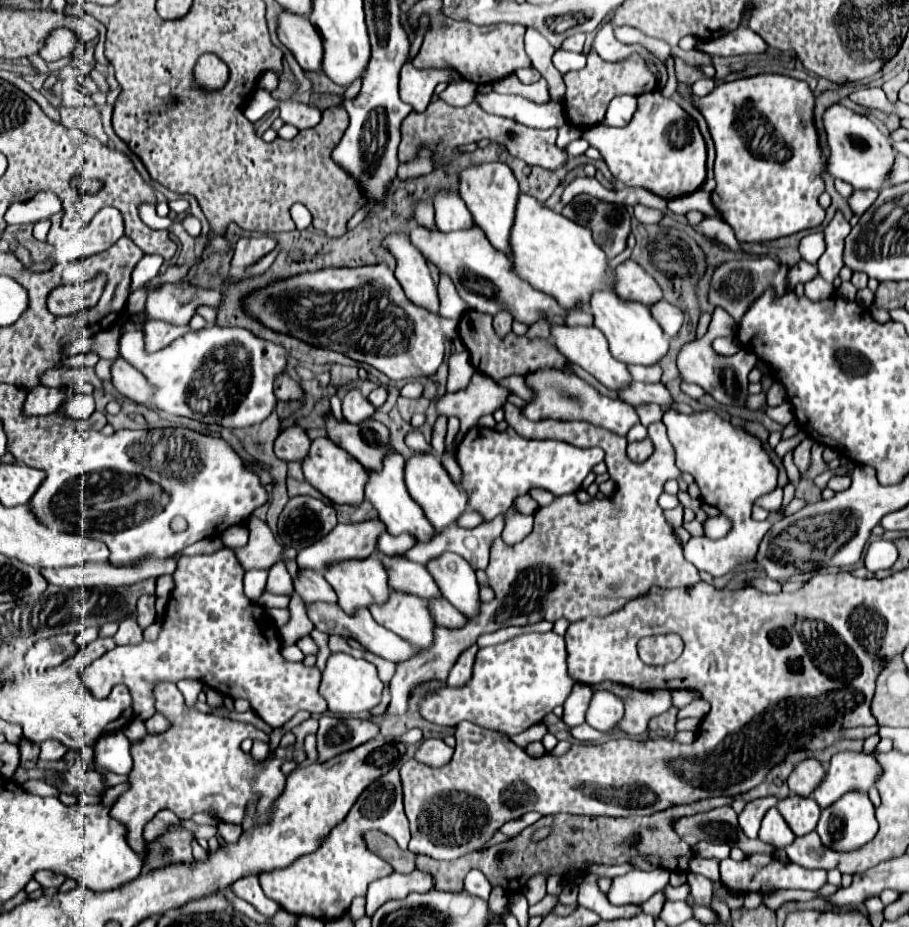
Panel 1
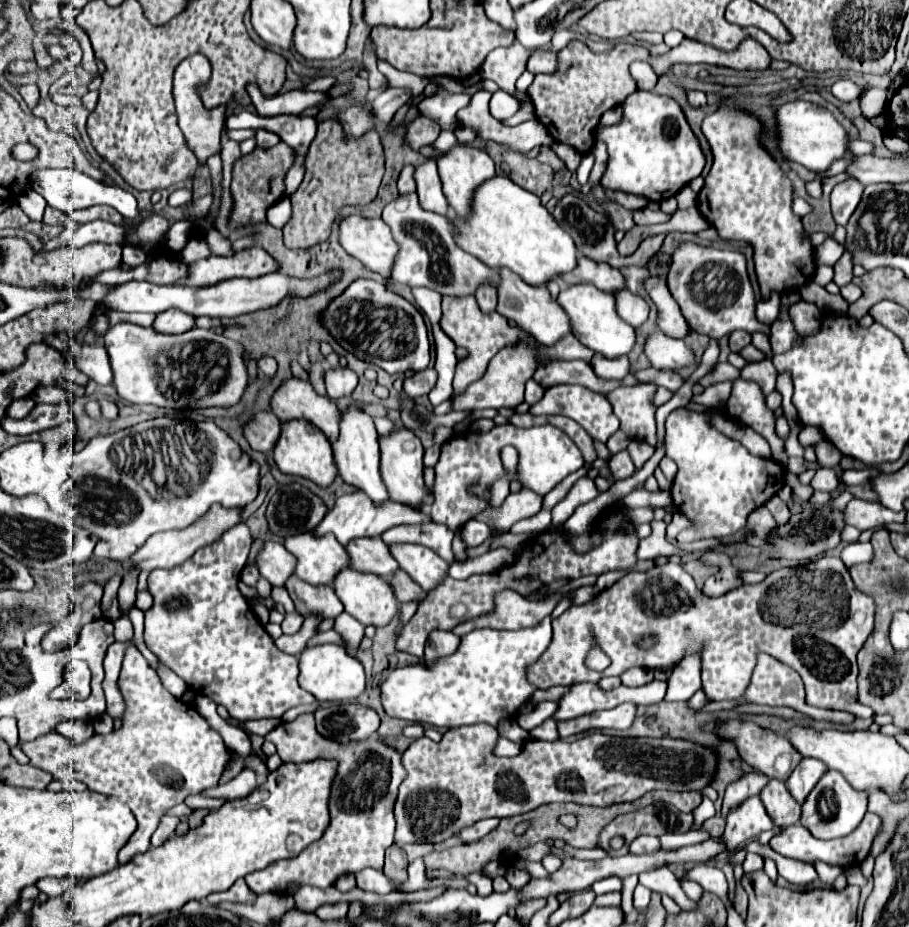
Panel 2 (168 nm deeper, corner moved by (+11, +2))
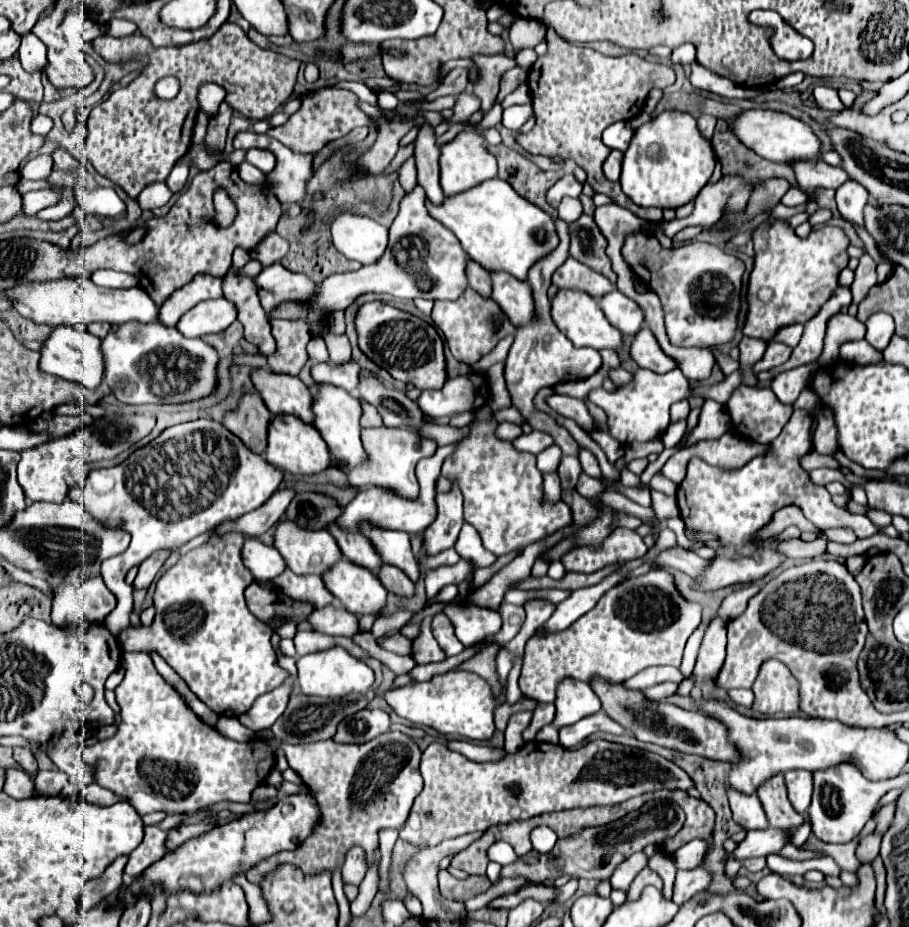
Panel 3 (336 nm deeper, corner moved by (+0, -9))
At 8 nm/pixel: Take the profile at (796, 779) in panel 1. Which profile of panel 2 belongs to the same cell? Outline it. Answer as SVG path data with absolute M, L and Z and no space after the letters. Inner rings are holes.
M731 720L727 724L721 724L721 726L715 726L719 730L719 734L723 738L729 738L737 744L741 756L753 766L757 768L761 774L765 774L767 778L777 778L777 780L783 780L787 782L787 778L791 776L791 772L797 768L797 764L803 760L803 756L795 750L795 746L791 746L791 742L781 736L781 734L775 734L771 730L763 730L759 728L757 724L753 722L741 722L741 720Z

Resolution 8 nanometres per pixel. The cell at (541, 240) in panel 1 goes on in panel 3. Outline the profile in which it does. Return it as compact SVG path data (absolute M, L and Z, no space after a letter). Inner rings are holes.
M494 177L468 191L446 197L440 205L426 199L430 215L448 227L460 241L468 257L488 271L506 271L518 279L526 279L528 269L538 257L558 245L556 227L548 213L526 203L506 181Z

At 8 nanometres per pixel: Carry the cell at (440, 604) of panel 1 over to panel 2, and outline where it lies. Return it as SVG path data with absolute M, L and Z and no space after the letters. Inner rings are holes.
M399 570L393 578L391 578L391 586L395 588L395 596L397 600L403 602L417 602L421 604L427 596L427 592L423 592L423 588L419 588L419 584L415 584L403 570Z

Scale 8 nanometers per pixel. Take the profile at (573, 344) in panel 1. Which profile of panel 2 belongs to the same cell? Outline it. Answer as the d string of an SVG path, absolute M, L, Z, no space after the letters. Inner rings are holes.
M505 268L499 270L499 274L503 276L503 284L499 284L499 292L497 292L499 294L499 304L497 304L499 314L515 320L519 328L523 328L525 332L531 332L531 336L535 336L543 346L555 346L561 338L573 334L573 324L567 312L559 308L555 300L551 300L547 288L529 286L519 276L515 276L515 272L507 272Z

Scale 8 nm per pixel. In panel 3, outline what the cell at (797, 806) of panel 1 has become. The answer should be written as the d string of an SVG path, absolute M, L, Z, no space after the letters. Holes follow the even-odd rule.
M776 773L774 777L770 777L756 791L758 791L756 795L764 807L770 827L788 831L788 829L796 829L802 825L802 821L804 821L802 815L798 815L794 811L794 807L790 807L782 773Z

